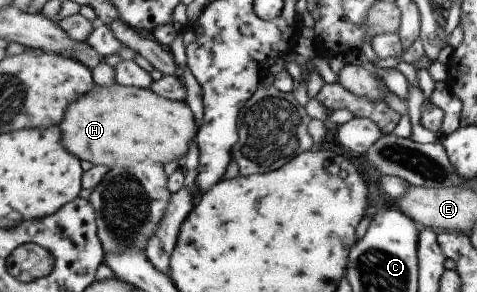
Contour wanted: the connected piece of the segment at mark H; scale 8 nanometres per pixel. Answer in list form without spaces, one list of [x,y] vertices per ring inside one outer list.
[[[117,84],[112,87],[96,85],[88,95],[80,97],[76,103],[70,105],[61,129],[70,153],[74,153],[82,160],[92,162],[95,166],[104,165],[113,169],[120,165],[134,167],[138,163],[149,161],[168,165],[176,159],[183,165],[192,143],[197,140],[200,133],[200,125],[197,129],[196,127],[196,115],[188,103],[162,97],[152,89]]]

